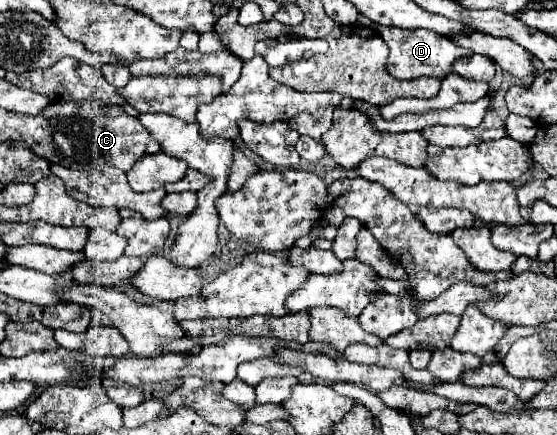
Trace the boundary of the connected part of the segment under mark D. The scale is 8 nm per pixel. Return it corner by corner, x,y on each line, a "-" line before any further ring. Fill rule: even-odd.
378,27
380,37
386,41
390,47
390,57
388,57
388,73
396,79
416,79
416,77
446,77
450,73
450,65
458,57
468,57
470,51
462,49
460,45
454,45
450,37
442,37
434,31
428,29
394,29
394,27

